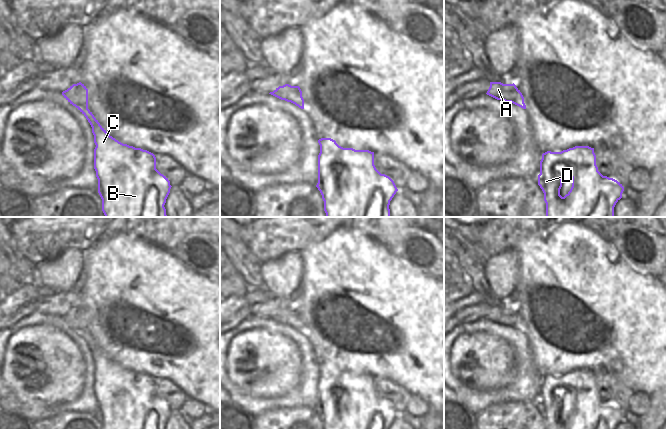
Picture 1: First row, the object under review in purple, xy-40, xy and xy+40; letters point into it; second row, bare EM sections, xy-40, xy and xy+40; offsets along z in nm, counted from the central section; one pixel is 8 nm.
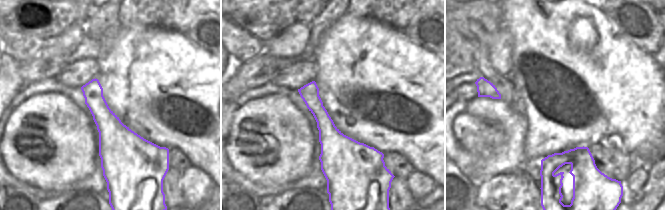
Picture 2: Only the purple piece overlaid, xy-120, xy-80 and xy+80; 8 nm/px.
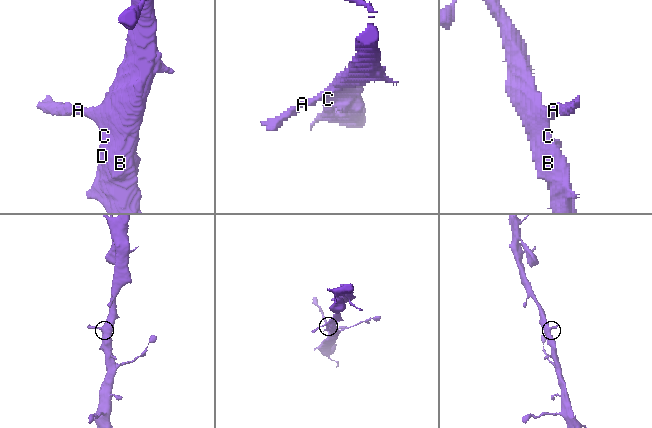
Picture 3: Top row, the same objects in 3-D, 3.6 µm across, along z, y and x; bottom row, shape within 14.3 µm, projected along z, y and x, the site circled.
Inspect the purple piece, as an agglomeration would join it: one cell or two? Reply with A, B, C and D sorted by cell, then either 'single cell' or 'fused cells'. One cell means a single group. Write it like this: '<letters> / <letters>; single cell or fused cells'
A B C D; single cell

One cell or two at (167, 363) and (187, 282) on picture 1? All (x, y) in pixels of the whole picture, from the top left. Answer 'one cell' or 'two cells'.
one cell

